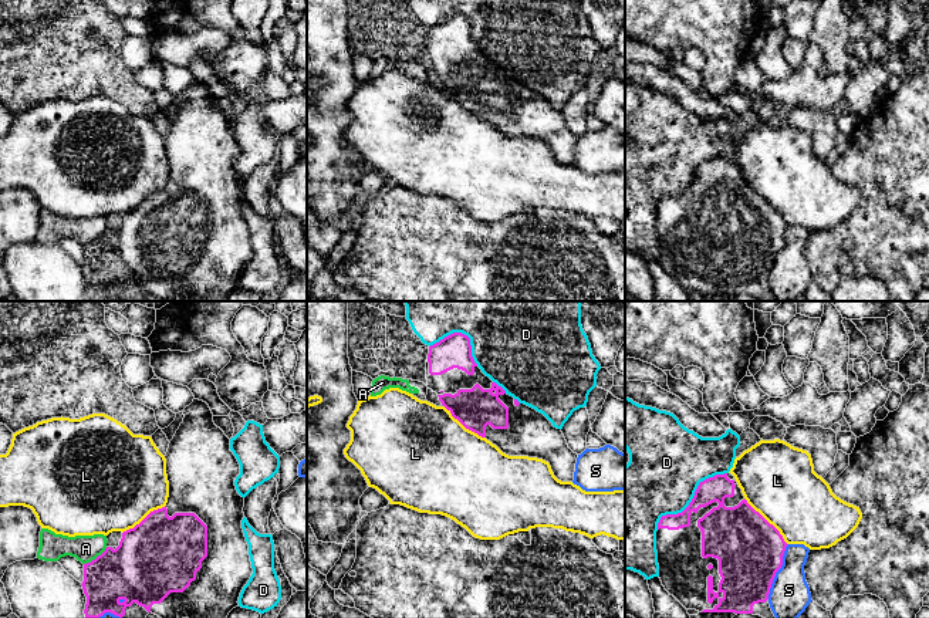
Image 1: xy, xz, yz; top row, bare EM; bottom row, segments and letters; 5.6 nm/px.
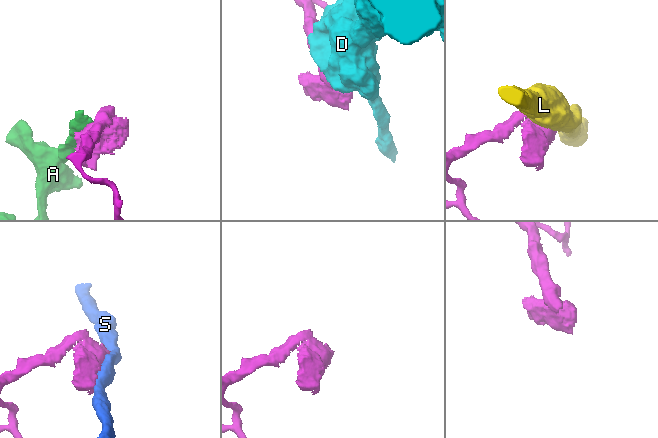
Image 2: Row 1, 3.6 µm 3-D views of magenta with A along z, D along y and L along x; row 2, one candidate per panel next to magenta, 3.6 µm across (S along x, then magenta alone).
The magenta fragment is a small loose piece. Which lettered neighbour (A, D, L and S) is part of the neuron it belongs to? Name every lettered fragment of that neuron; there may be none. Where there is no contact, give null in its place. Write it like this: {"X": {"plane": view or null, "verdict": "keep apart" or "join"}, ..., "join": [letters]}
{"A": {"plane": "xy", "verdict": "keep apart"}, "D": {"plane": "yz", "verdict": "keep apart"}, "L": {"plane": "yz", "verdict": "keep apart"}, "S": {"plane": "yz", "verdict": "keep apart"}, "join": []}

